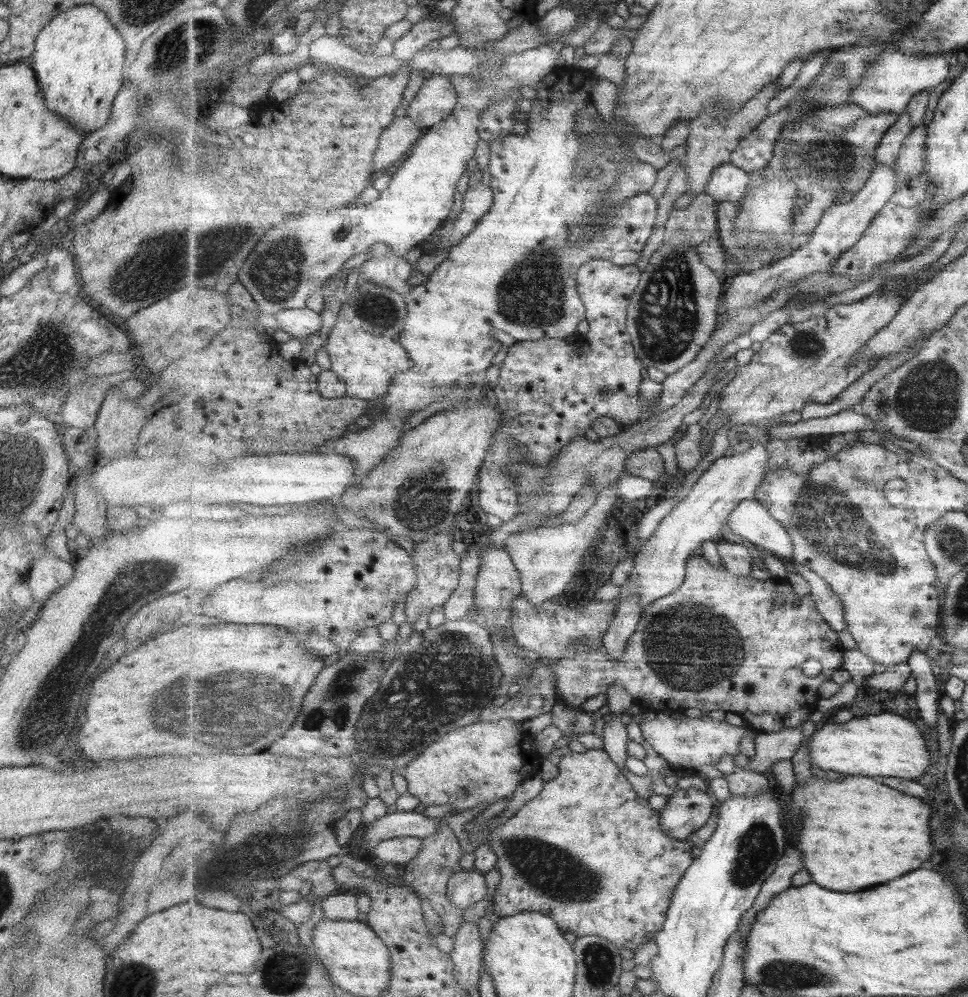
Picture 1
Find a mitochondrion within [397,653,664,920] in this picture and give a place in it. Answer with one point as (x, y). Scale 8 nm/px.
(543, 872)

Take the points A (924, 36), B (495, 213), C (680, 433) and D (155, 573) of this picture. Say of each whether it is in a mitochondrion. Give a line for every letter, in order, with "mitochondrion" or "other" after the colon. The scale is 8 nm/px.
A: mitochondrion
B: other
C: other
D: mitochondrion

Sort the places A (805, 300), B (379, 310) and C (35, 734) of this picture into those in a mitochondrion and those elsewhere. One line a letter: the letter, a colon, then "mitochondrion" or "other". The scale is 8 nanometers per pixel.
A: mitochondrion
B: mitochondrion
C: mitochondrion

